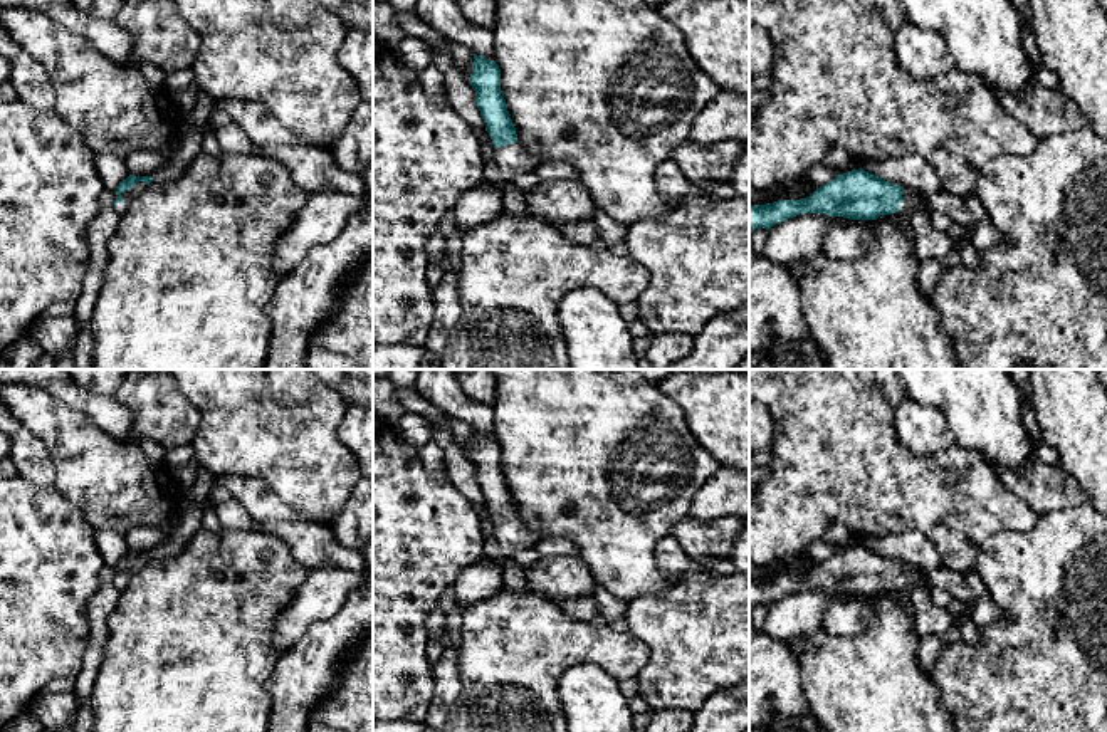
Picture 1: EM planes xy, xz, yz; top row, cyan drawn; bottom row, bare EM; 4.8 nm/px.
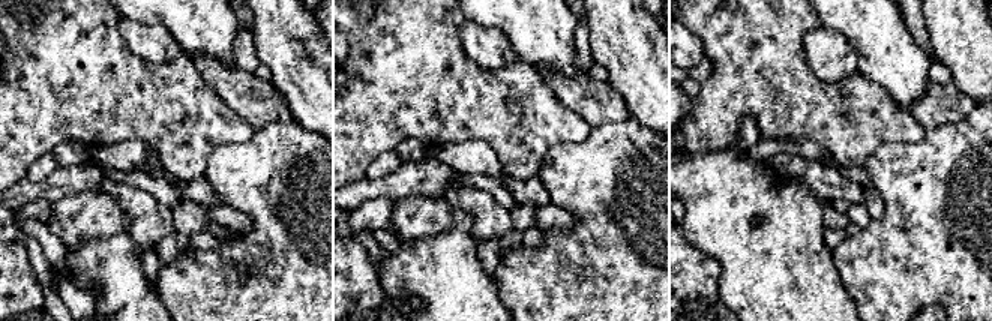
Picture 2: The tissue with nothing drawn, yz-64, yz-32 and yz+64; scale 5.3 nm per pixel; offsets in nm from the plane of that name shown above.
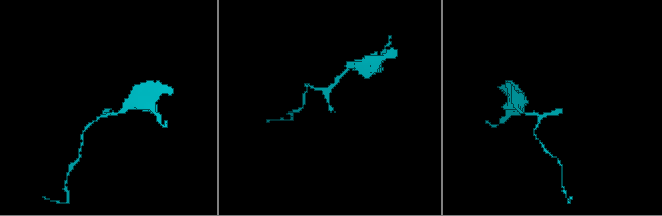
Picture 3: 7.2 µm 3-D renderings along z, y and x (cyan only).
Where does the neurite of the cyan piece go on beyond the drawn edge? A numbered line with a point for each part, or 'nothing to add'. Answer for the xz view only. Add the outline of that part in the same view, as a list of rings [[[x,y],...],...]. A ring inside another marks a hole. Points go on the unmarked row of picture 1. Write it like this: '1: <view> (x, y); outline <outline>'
1: xz (513, 534); outline [[[519,519],[496,524],[496,539],[501,546],[501,559],[497,562],[506,566],[516,551],[534,546],[544,537],[544,532],[526,527]]]

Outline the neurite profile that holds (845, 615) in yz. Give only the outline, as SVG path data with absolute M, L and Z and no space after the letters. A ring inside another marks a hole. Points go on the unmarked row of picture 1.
M838 596L823 613L823 625L833 636L855 636L875 623L875 613L867 599Z

